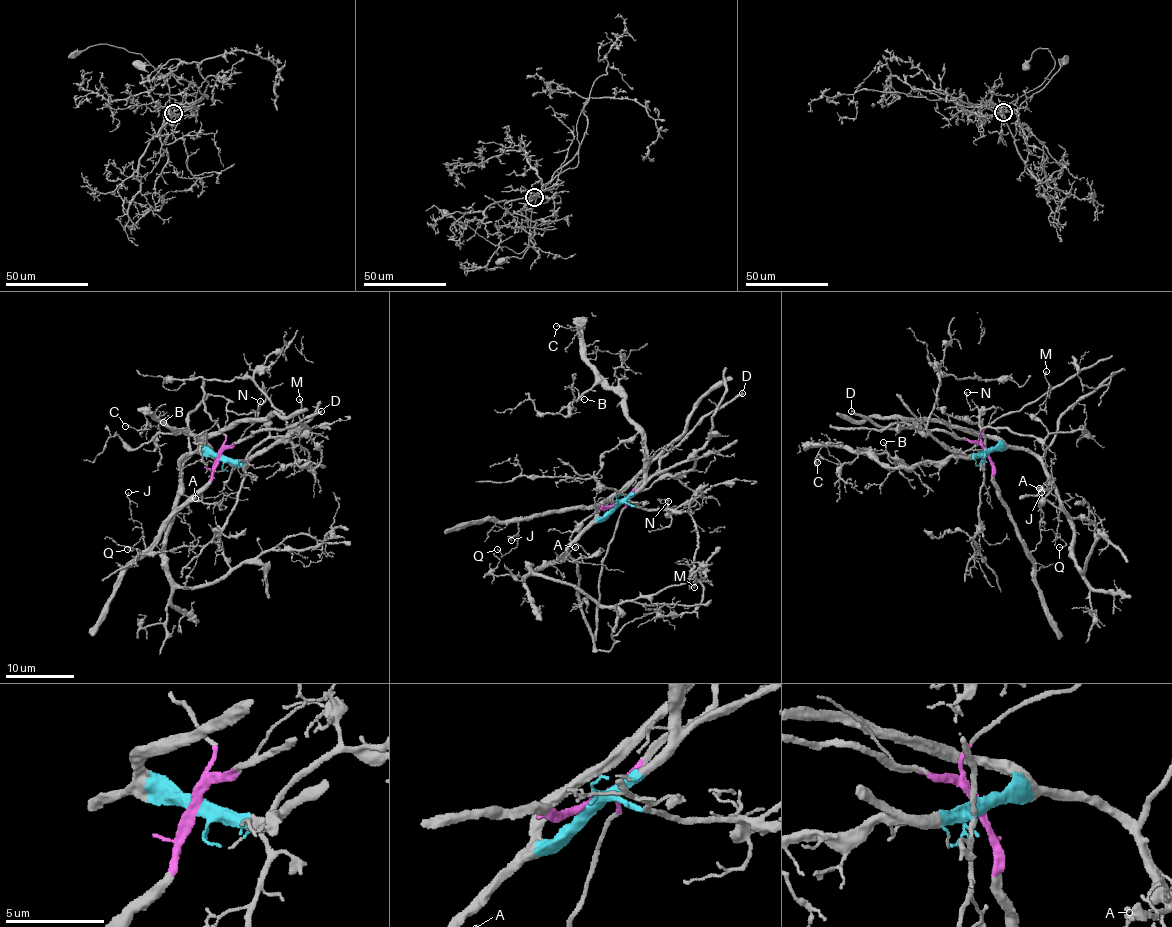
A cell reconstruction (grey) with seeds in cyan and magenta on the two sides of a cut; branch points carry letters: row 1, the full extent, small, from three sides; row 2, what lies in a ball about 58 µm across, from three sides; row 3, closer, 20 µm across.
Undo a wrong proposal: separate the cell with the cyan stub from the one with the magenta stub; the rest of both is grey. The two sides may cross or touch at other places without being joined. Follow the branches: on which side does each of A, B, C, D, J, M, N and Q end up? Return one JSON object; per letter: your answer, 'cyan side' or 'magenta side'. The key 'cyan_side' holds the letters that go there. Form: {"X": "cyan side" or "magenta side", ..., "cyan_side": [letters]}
{"A": "cyan side", "B": "cyan side", "C": "cyan side", "D": "magenta side", "J": "magenta side", "M": "cyan side", "N": "cyan side", "Q": "magenta side", "cyan_side": ["A", "B", "C", "M", "N"]}

